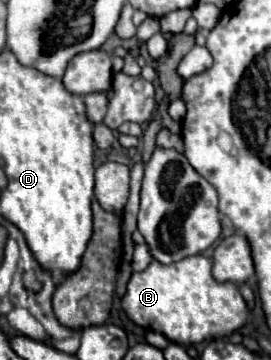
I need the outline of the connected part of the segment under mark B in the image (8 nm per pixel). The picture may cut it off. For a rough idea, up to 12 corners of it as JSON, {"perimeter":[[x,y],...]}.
{"perimeter":[[210,258],[132,272],[126,316],[176,344],[228,336],[248,310]]}

